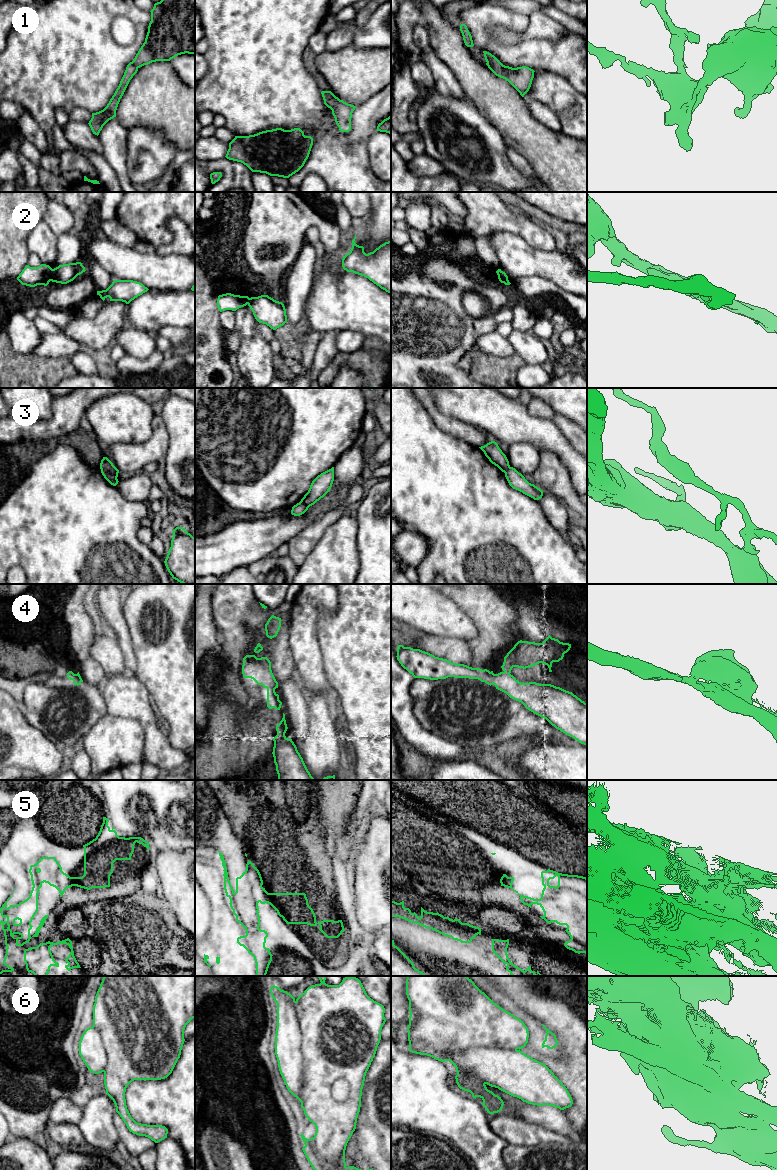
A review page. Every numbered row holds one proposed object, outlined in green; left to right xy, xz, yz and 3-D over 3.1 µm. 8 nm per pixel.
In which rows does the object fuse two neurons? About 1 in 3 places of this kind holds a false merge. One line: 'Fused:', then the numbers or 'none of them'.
Fused: 2, 3, 5, 6

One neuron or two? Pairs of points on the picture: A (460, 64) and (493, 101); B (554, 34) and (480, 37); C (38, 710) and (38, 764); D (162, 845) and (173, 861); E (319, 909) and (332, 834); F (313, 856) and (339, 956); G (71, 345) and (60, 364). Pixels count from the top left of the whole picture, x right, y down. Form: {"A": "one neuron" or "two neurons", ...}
{"A": "one neuron", "B": "two neurons", "C": "two neurons", "D": "two neurons", "E": "two neurons", "F": "one neuron", "G": "two neurons"}

